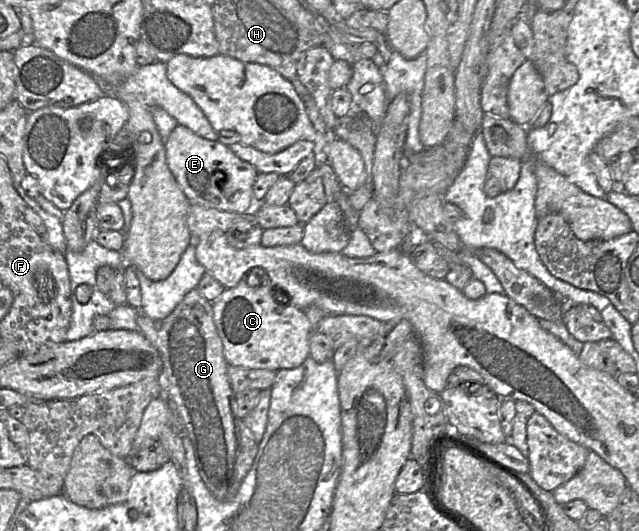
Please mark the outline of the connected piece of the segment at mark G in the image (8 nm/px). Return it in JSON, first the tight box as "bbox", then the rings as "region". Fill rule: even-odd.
{"bbox":[138,288,258,501],"region":[[[198,288],[188,292],[175,309],[164,319],[155,320],[139,310],[138,330],[158,350],[163,368],[161,378],[165,385],[166,399],[183,424],[185,434],[190,438],[200,476],[219,501],[233,499],[243,479],[250,471],[258,452],[258,444],[243,419],[237,416],[236,395],[228,377],[228,363],[223,354],[223,343],[213,319],[213,304],[202,296]]]}

